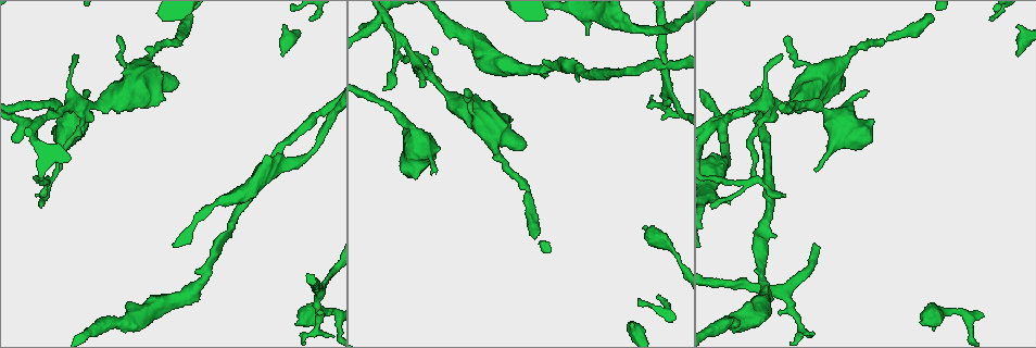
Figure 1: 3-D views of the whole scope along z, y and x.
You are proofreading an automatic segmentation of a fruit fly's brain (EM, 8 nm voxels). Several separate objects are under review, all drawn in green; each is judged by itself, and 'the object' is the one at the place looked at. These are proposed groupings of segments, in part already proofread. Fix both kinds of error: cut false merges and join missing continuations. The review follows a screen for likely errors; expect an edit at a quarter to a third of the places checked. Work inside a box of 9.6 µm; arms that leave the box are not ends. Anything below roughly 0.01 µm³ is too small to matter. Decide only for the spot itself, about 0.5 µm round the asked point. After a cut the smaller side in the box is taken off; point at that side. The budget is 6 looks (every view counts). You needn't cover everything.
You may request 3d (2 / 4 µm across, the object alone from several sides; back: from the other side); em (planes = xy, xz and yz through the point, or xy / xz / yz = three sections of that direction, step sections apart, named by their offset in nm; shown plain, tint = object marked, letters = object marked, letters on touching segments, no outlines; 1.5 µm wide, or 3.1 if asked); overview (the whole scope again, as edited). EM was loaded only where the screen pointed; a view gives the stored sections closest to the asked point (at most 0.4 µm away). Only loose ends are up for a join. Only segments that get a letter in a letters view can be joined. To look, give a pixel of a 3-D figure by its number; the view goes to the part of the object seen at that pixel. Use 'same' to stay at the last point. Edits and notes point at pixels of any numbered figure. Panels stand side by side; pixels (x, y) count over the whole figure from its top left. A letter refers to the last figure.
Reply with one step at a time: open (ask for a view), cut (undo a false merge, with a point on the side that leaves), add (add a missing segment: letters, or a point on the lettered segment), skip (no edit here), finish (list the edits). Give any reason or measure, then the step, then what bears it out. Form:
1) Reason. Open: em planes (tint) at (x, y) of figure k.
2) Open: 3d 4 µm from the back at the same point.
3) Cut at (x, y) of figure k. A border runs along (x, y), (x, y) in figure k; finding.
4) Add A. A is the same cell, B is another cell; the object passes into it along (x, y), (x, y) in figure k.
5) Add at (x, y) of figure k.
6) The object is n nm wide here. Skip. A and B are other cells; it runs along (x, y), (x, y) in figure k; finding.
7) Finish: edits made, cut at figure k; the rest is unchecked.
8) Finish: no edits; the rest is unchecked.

A fork. Open: 3d 2 µm at (781, 291) of figure 1.

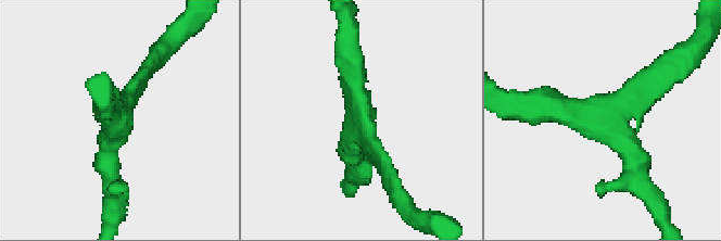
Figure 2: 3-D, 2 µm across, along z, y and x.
3 arms meet here; now the EM. Open: em planes (tint) at (115, 123) of figure 2.

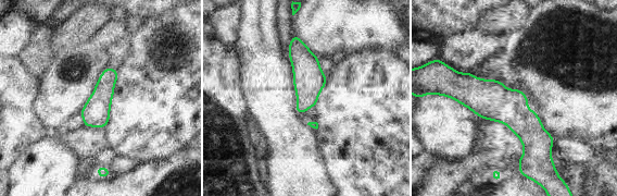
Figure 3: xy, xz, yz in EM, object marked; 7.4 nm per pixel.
Open: em planes (letters) at the same point.

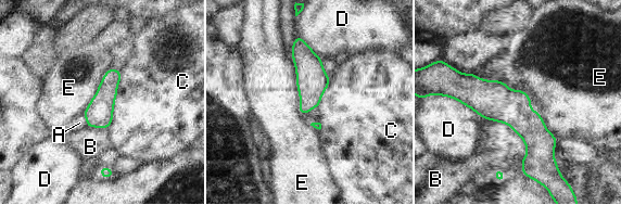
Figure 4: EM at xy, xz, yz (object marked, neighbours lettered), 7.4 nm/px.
The longest contact is with E, 460 nm. Skip. A, B, C, D and E are other cells; all the same neuron.

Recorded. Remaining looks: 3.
An open end. Open: em yz step 4 (tint) at (730, 203) of figure 1.

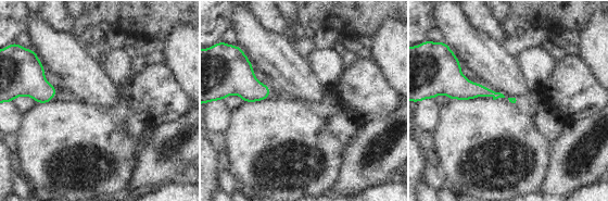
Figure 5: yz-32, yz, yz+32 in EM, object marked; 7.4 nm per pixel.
Open: em planes (tint) at the same point.

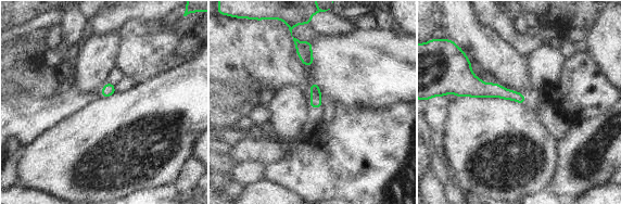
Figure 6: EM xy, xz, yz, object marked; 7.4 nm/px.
Open: em planes (letters) at the same point.

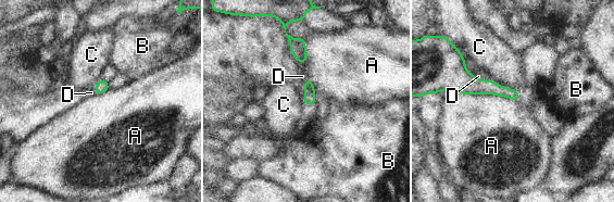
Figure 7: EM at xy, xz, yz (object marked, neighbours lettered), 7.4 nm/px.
Add D. D is the same cell, A, B and C are other cells; the object passes into it along (309, 99), (304, 88), (302, 76) in figure 7; the neuron continues.

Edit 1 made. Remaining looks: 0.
Finish: edits made, add at figure 7; the rest is unchecked.

